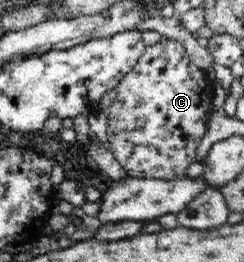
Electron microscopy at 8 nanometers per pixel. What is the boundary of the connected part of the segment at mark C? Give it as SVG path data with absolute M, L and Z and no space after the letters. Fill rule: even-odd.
M161 35L159 42L146 46L137 64L114 88L114 98L105 111L107 144L104 147L129 177L173 180L187 176L185 168L196 160L197 148L208 129L208 120L215 112L212 106L214 91L214 80L205 70L191 63L183 45Z

